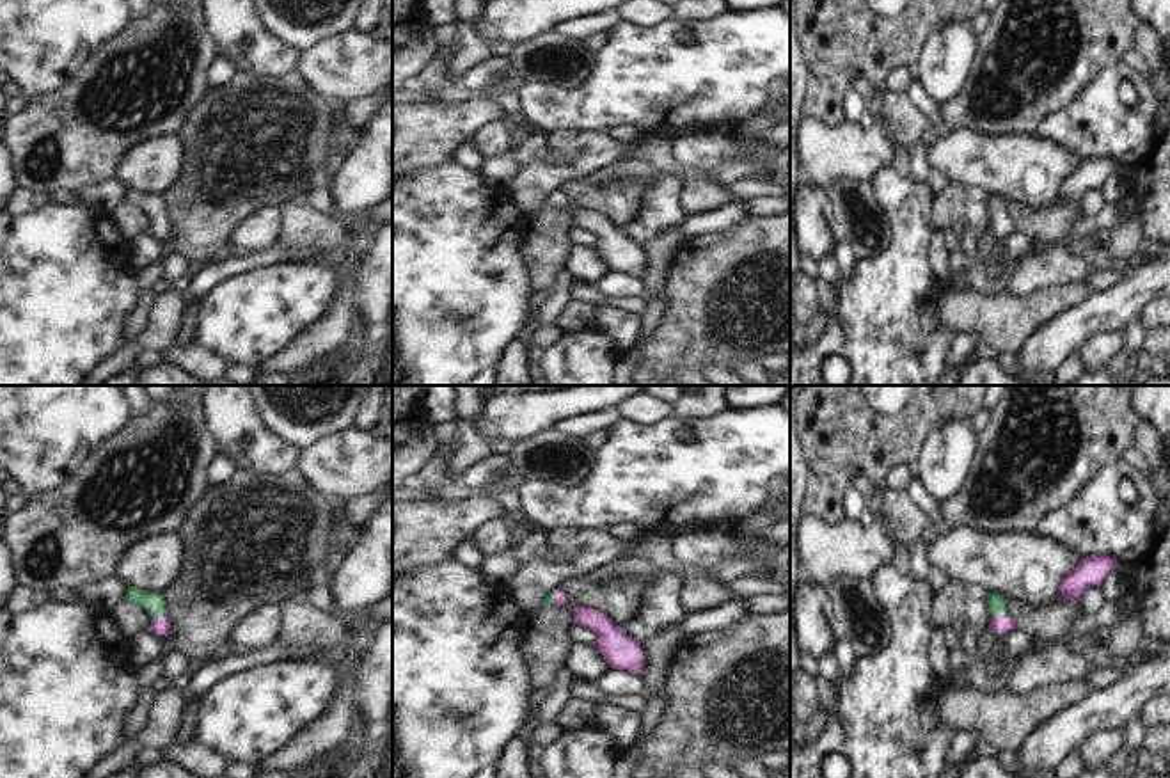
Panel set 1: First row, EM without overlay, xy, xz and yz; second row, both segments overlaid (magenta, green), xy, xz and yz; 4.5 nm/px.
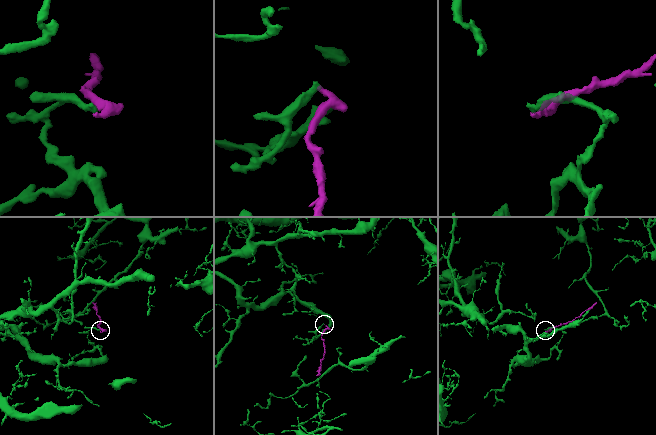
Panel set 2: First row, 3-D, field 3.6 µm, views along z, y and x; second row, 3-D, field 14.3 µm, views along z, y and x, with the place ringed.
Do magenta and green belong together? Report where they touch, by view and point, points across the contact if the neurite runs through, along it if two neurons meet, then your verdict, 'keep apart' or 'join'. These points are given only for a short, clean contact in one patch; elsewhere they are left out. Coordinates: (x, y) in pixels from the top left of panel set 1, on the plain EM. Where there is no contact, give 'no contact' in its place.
contact yz (1000, 219); way yz (998, 226), (1000, 219), (996, 205); join

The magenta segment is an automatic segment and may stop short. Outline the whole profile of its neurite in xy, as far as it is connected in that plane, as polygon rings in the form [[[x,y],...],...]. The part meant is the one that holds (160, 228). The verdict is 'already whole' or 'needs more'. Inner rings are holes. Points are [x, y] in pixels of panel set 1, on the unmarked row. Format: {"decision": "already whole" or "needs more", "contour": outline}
{"decision": "needs more", "contour": [[[128,188],[126,201],[149,215],[149,218],[153,220],[149,231],[154,236],[163,238],[170,233],[170,226],[165,217],[167,210],[162,195]]]}

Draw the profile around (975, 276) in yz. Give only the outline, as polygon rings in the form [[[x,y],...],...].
[[[1010,256],[1005,261],[1003,272],[1000,277],[989,277],[984,265],[975,261],[971,266],[953,272],[950,270],[948,286],[952,288],[964,288],[969,286],[976,291],[1001,291],[1007,288],[1010,277],[1017,272],[1024,256]]]

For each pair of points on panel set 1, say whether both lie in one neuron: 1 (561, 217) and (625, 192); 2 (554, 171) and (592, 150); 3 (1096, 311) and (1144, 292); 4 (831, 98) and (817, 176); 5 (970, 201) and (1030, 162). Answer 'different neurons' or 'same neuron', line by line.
1: same neuron
2: same neuron
3: same neuron
4: different neurons
5: different neurons

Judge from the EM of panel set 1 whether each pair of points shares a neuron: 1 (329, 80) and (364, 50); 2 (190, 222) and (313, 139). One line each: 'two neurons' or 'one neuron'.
1: one neuron
2: one neuron

